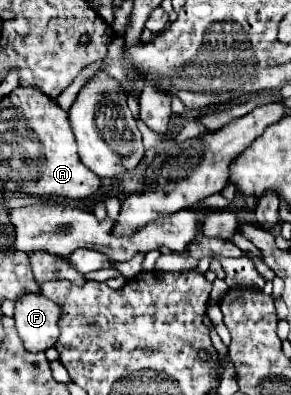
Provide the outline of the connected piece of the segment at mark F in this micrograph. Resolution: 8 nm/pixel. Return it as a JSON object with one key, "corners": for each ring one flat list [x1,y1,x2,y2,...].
{"corners":[[26,294,16,300,16,330,30,352,44,352,58,342,62,308,44,294]]}

